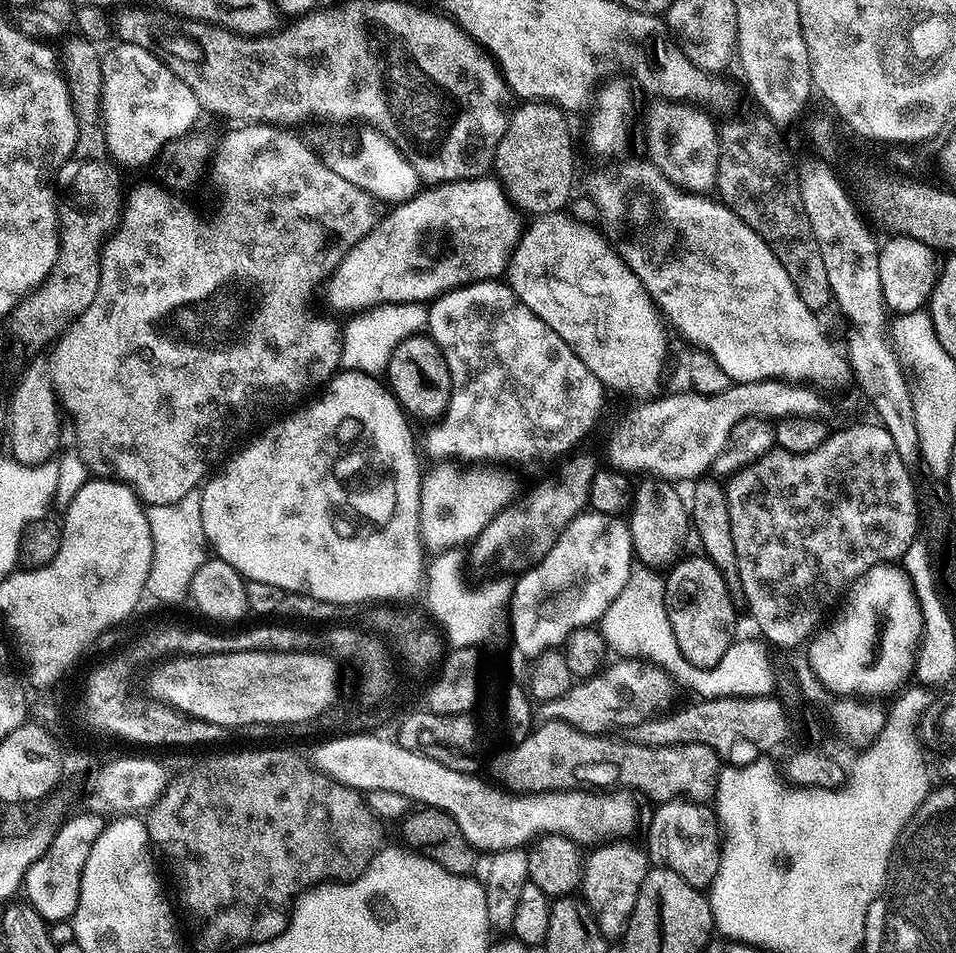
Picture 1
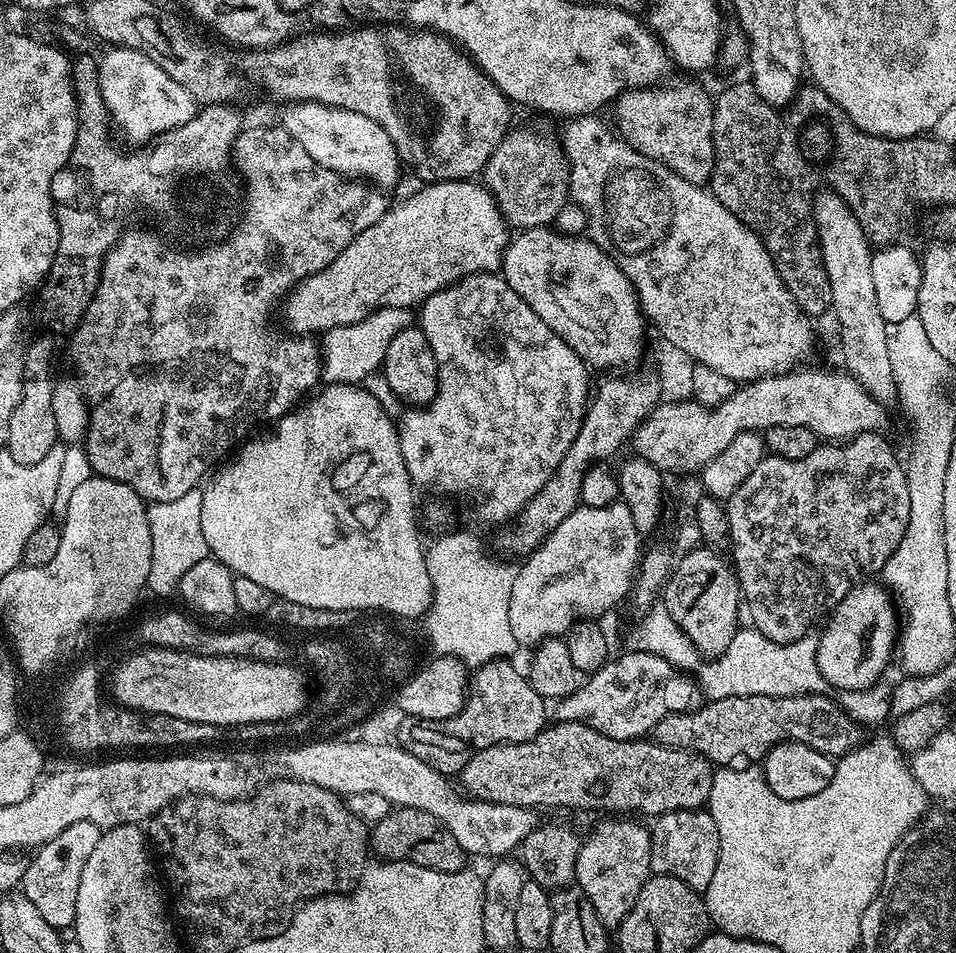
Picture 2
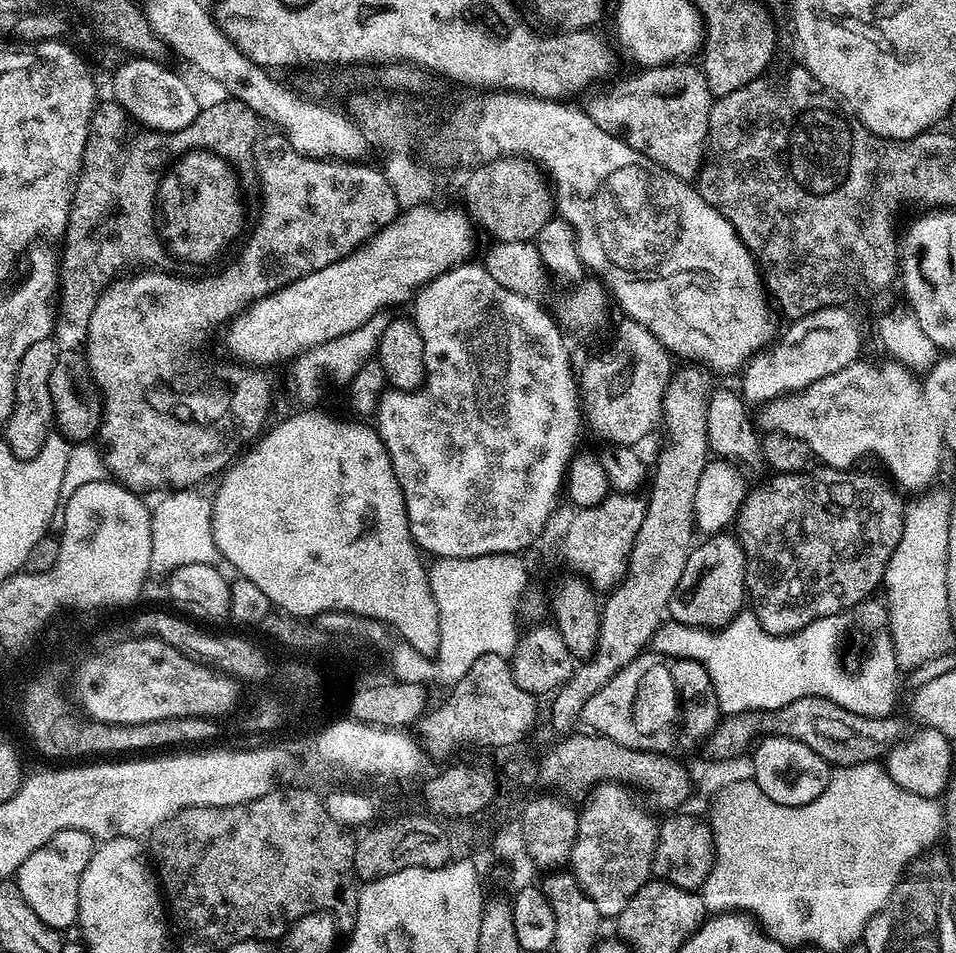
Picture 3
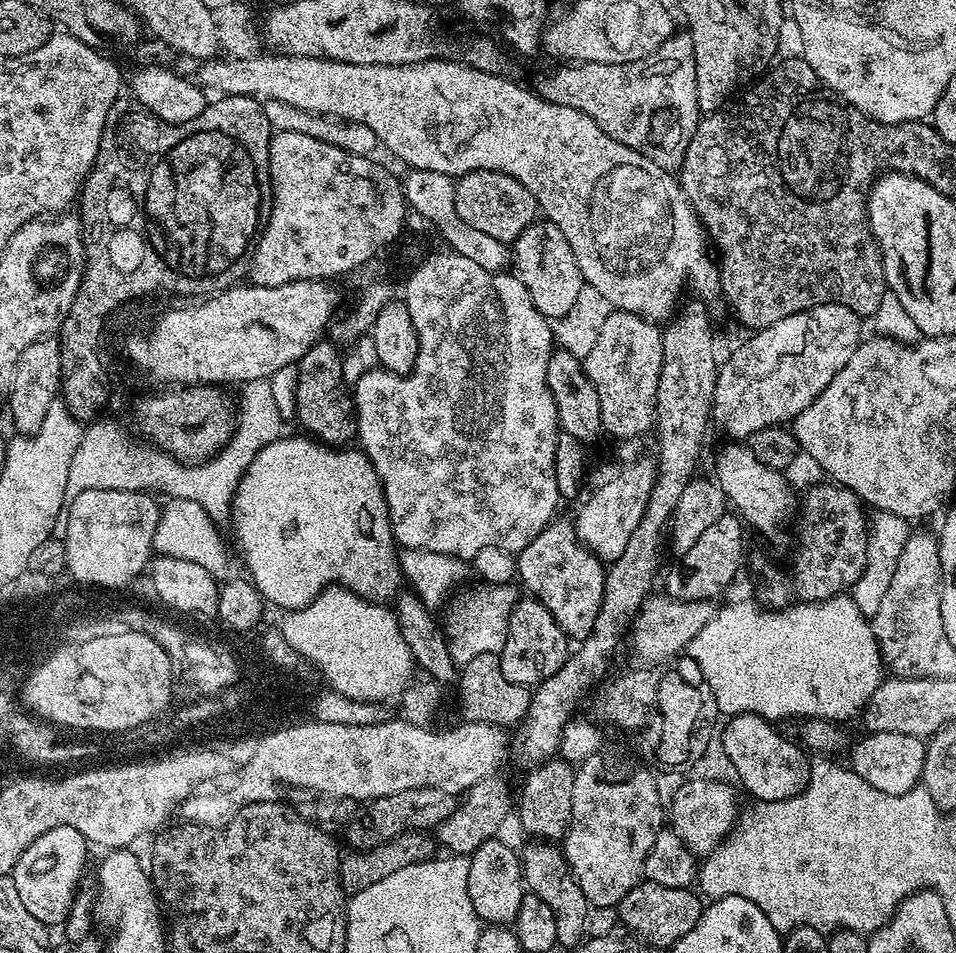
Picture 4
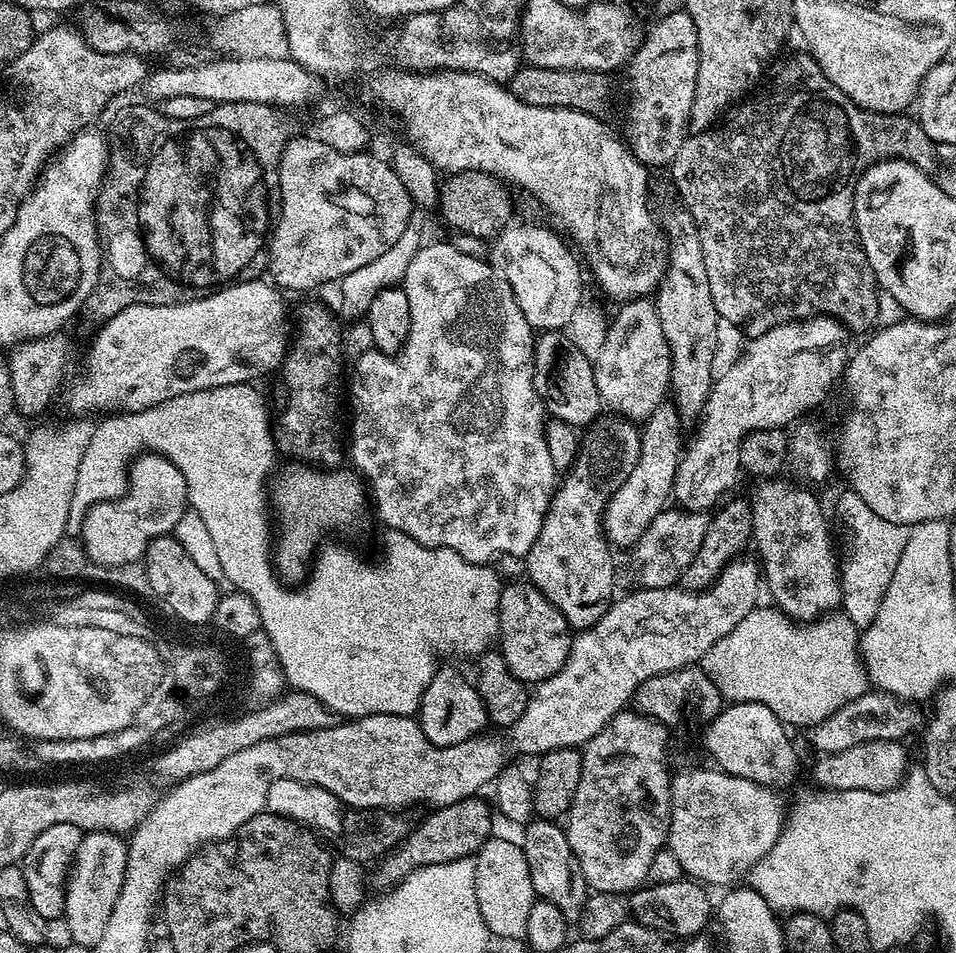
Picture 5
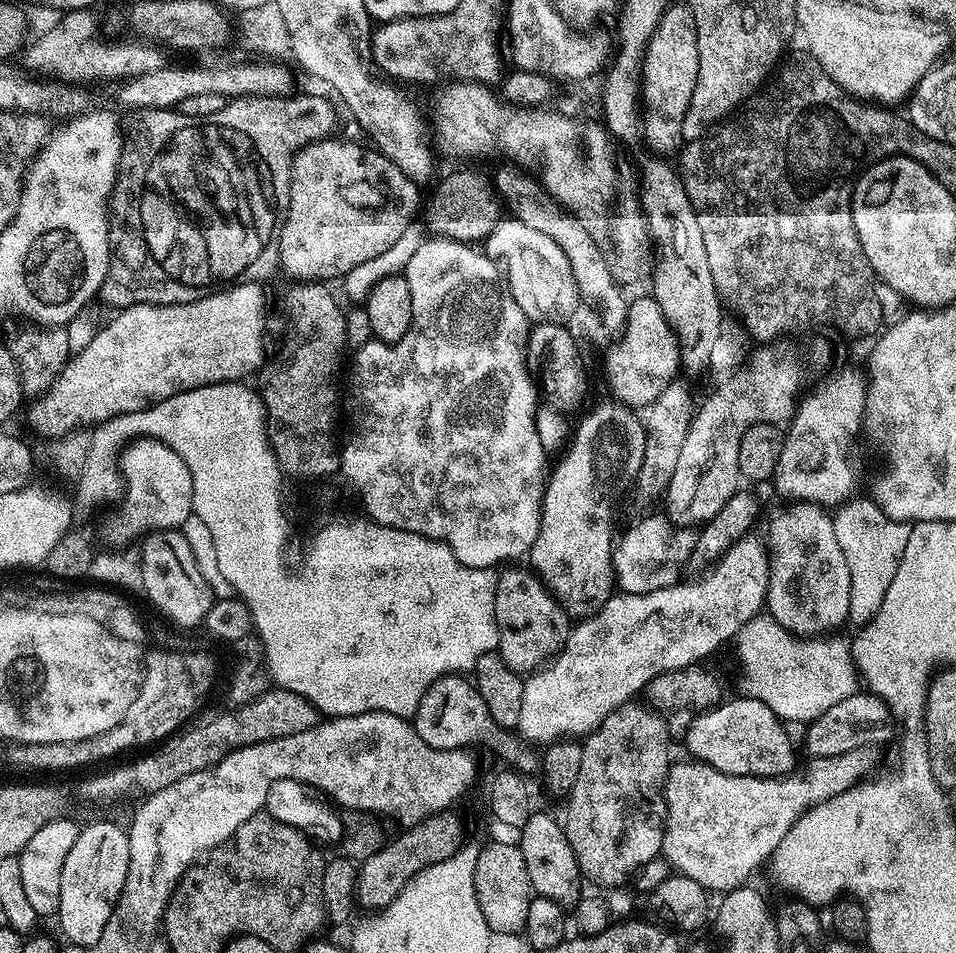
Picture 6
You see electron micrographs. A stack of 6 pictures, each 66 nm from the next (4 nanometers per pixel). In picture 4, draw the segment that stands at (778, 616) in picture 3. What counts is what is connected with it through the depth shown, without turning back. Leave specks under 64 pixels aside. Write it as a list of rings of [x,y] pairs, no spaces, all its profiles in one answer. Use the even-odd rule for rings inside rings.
[[[835,482],[816,484],[802,500],[800,540],[804,549],[796,560],[796,573],[791,576],[764,556],[752,560],[756,580],[760,585],[756,592],[759,603],[769,609],[787,608],[797,602],[818,603],[840,593],[847,593],[862,578],[867,568],[870,520],[864,517],[866,505],[849,488],[841,488]]]

